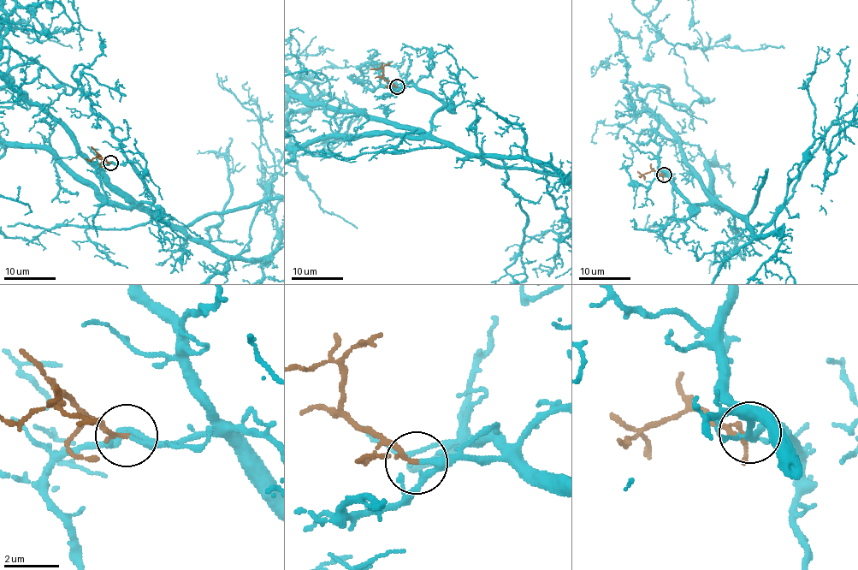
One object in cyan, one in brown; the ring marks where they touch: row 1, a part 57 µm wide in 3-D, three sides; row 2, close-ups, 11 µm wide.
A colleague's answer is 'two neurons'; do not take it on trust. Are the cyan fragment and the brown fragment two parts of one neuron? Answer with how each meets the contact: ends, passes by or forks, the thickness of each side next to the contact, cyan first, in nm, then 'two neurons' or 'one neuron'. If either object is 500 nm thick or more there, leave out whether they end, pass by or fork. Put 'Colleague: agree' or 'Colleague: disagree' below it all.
cyan passes by | brown ends | 190/180 nm | one neuron
Colleague: disagree

